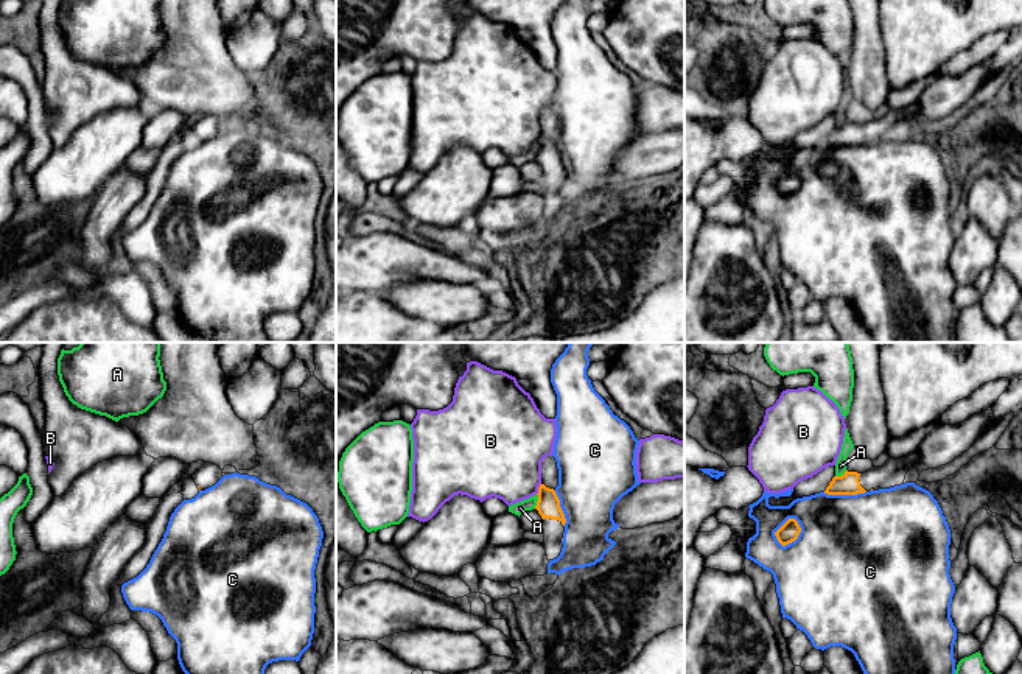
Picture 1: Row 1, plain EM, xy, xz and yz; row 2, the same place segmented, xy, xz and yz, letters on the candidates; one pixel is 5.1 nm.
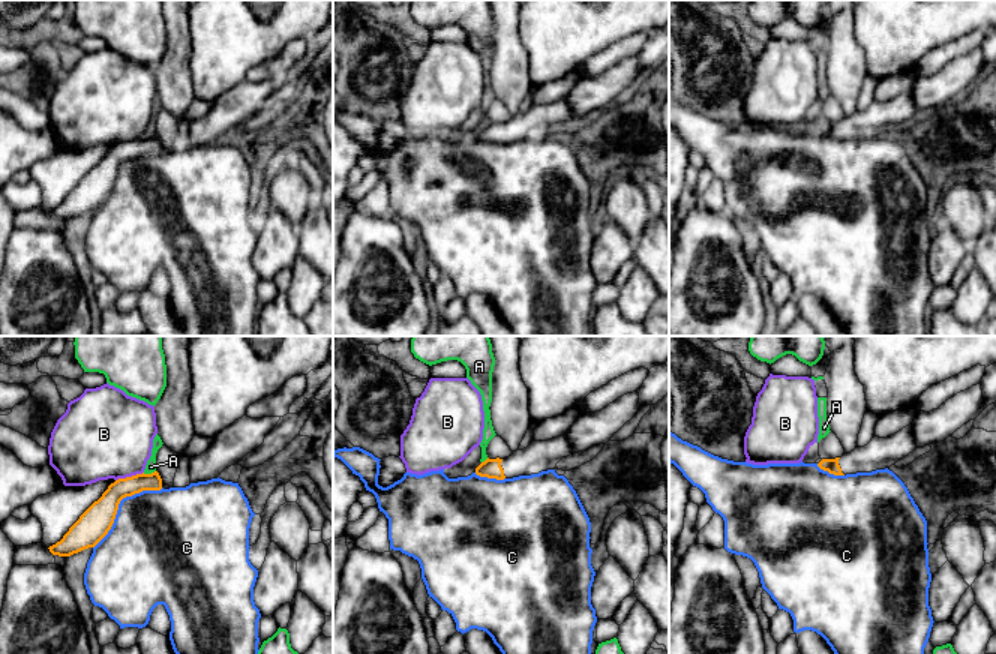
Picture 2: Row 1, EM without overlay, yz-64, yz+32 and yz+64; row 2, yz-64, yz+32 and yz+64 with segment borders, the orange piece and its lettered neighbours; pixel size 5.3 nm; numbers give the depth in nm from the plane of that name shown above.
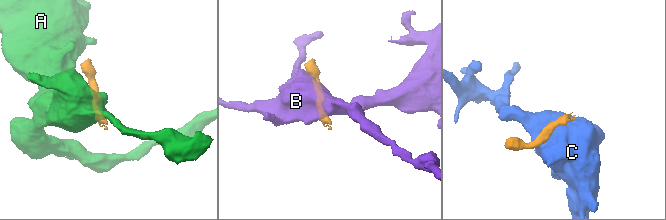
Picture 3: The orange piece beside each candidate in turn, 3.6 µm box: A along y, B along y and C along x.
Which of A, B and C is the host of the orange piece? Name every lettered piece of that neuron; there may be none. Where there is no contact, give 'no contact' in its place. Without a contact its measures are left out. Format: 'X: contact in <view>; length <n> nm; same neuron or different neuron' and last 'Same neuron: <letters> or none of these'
A: contact in xz; length 80 nm; different neuron
B: contact in xz; length 70 nm; different neuron
C: contact in yz; length 170 nm; different neuron
Same neuron: none of these

